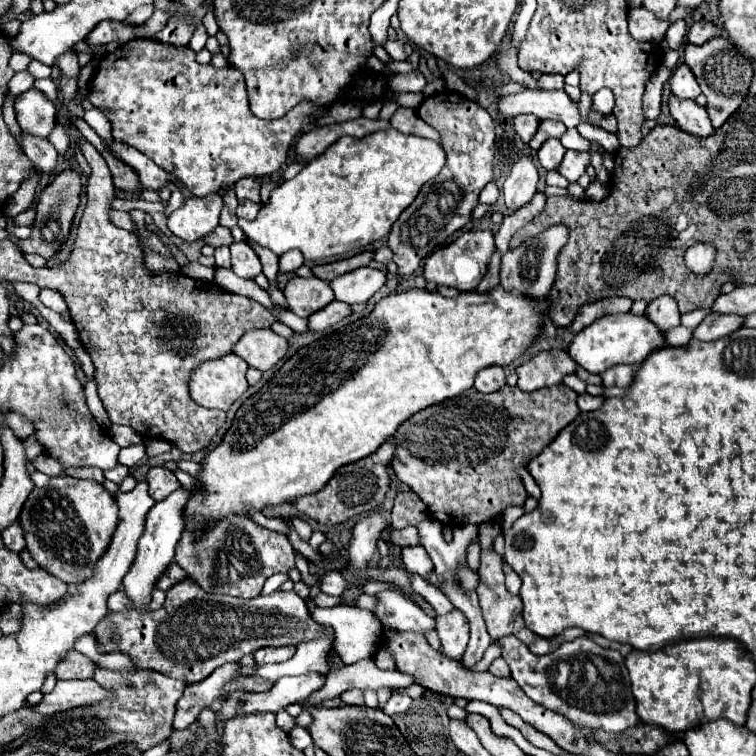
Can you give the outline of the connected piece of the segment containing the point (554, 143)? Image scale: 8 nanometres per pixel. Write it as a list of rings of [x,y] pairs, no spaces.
[[[547,139],[545,145],[541,145],[541,149],[537,151],[539,165],[545,167],[547,171],[555,171],[561,165],[563,155],[565,155],[565,147],[561,145],[559,139]]]

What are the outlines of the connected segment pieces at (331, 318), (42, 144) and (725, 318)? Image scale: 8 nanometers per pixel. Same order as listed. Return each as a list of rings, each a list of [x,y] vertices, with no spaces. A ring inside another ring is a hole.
[[[333,301],[329,303],[327,307],[323,307],[321,311],[317,311],[315,315],[309,317],[309,329],[311,331],[323,331],[335,323],[339,323],[341,319],[349,317],[353,311],[351,311],[351,305],[349,303],[341,303],[341,301]]]
[[[21,133],[21,135],[23,135],[23,141],[21,141],[23,153],[29,157],[29,161],[35,165],[41,177],[51,177],[57,165],[57,151],[53,149],[53,145],[41,137],[33,137],[27,133]]]
[[[709,313],[699,327],[693,331],[693,337],[699,341],[713,341],[713,339],[721,339],[729,333],[733,333],[735,329],[739,329],[743,323],[741,315],[721,315],[721,313]]]

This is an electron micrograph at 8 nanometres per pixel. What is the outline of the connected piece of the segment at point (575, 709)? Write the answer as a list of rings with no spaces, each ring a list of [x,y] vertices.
[[[515,635],[497,643],[501,645],[501,657],[511,669],[511,677],[535,703],[565,715],[573,723],[605,731],[625,731],[639,723],[625,657],[619,651],[603,649],[587,637],[567,641],[543,657],[533,655]]]

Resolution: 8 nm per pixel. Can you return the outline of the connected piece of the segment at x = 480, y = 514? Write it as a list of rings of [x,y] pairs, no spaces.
[[[509,385],[501,387],[501,391],[487,395],[469,391],[443,403],[431,405],[405,421],[393,435],[397,451],[391,465],[397,479],[409,485],[411,491],[419,495],[419,499],[427,505],[431,517],[439,523],[451,527],[459,525],[459,521],[475,525],[495,523],[507,507],[523,507],[527,499],[527,491],[517,469],[527,469],[529,461],[537,457],[543,447],[549,445],[555,435],[577,415],[577,393],[567,385],[553,385],[533,393],[525,393],[519,387]]]

